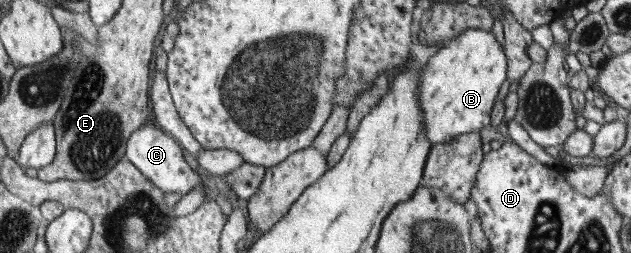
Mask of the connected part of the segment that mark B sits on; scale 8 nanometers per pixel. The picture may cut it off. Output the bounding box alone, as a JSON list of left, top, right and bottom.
[419,30,506,145]

